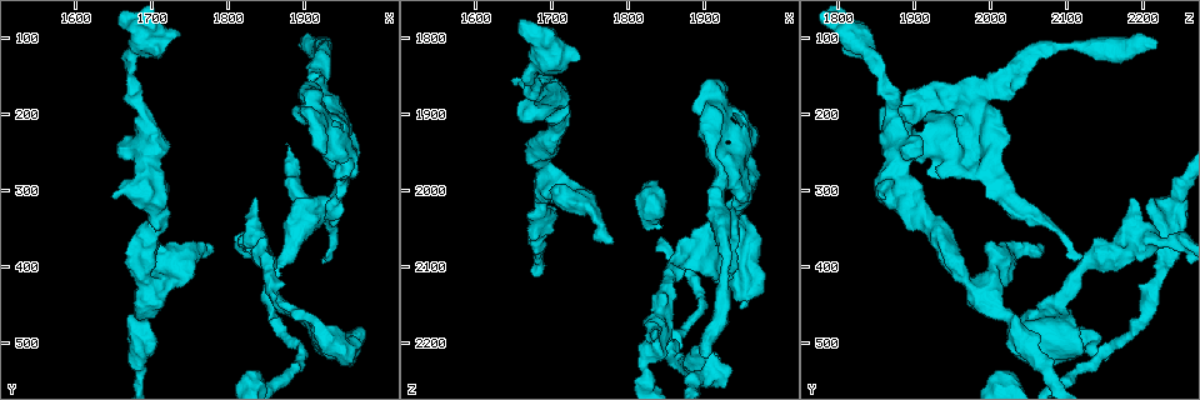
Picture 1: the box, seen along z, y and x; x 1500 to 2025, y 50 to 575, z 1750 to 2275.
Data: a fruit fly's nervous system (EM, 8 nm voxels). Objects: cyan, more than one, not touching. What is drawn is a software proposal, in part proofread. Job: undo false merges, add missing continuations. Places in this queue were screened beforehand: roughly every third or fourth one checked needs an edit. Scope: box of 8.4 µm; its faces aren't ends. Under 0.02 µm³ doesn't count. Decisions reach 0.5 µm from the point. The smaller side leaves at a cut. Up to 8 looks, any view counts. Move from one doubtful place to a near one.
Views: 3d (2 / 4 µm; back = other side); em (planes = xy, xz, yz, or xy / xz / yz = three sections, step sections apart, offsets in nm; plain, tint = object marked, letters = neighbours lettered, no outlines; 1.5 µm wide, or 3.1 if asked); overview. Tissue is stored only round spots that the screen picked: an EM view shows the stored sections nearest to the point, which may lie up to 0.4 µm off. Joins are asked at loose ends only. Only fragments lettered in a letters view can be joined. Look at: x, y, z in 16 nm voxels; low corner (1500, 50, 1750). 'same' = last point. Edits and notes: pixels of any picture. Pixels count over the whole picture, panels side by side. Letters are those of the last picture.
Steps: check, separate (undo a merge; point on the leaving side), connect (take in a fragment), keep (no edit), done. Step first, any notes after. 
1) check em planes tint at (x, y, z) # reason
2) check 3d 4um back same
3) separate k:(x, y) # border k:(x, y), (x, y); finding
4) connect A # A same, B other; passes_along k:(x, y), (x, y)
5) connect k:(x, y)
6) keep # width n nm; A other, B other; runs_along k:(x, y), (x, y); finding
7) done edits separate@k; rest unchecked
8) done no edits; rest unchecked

check 3d 4um at (1965, 270, 1915)

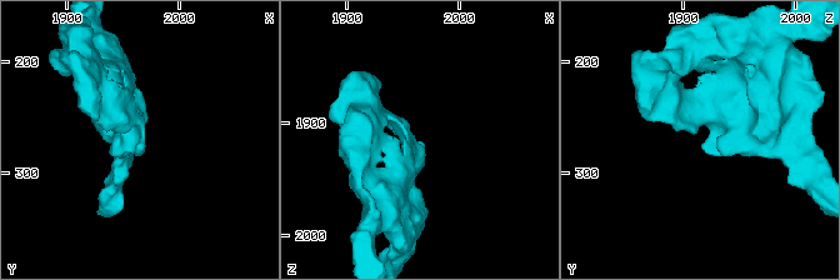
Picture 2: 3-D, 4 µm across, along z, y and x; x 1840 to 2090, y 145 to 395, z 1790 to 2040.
check em xy step 4 tint at (1964, 276, 1916)

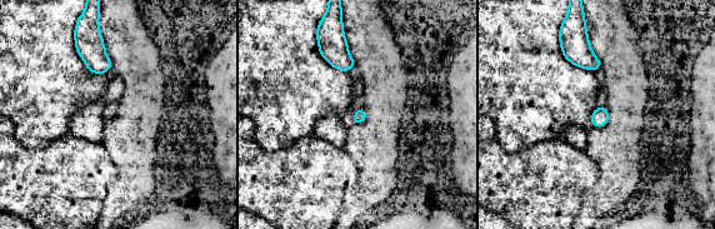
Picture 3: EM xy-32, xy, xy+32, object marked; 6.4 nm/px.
check em planes letters same

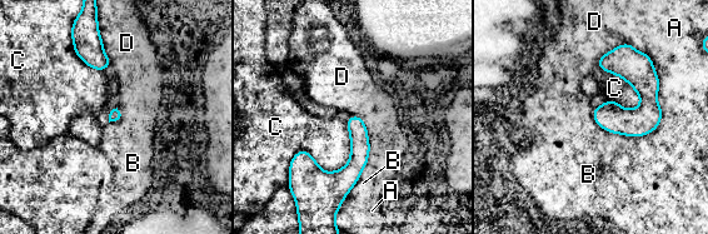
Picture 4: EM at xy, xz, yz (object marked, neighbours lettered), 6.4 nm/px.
keep # longest_contact C 500 nm; A other, B other, C other, D other; border 4:(643, 53), (619, 44), (597, 66); no lettered fragment goes on from it

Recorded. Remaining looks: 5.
check 3d 4um back at (1905, 110, 2220) # thick end

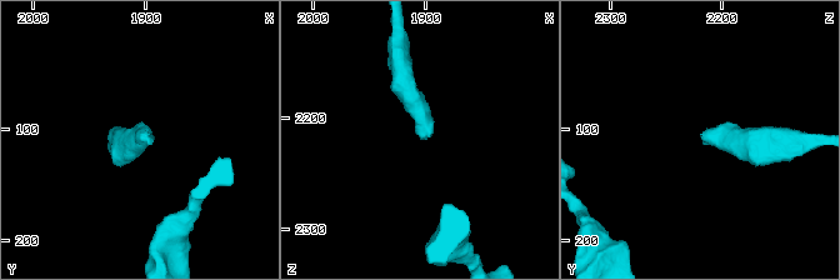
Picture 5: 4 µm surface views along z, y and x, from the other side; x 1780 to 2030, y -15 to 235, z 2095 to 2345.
check em planes letters at (1902, 108, 2218)

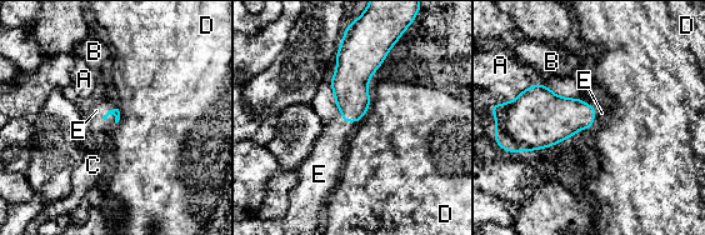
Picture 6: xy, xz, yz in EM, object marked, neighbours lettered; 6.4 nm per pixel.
connect E # A other, B other, C other, D other, E same; passes_along 6:(115, 113), (110, 114), (96, 110); it goes on there

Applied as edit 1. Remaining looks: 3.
check overview

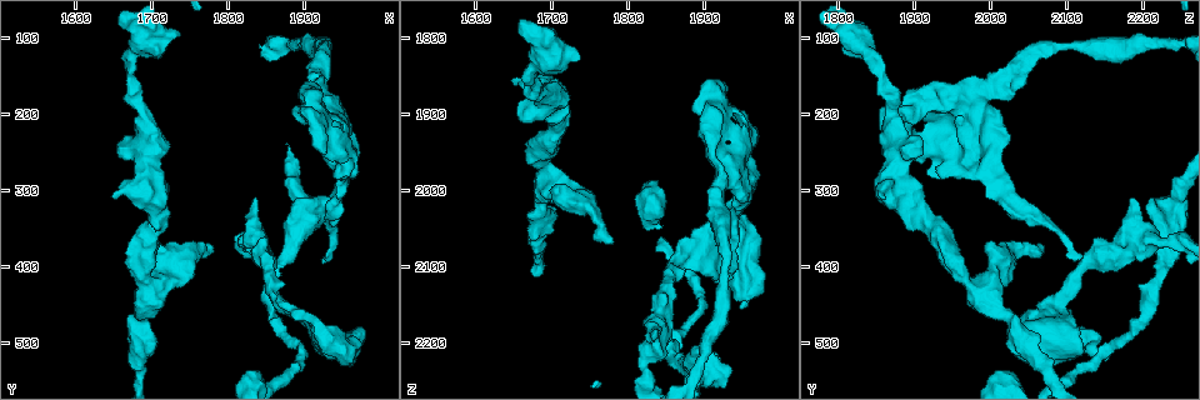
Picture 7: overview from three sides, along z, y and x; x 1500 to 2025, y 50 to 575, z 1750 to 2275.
check em planes plain at (1835, 310, 2185) # branch stops here

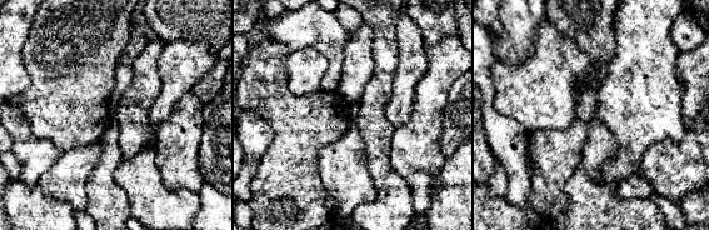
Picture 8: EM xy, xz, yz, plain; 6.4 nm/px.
check em planes letters same # see the neighbours

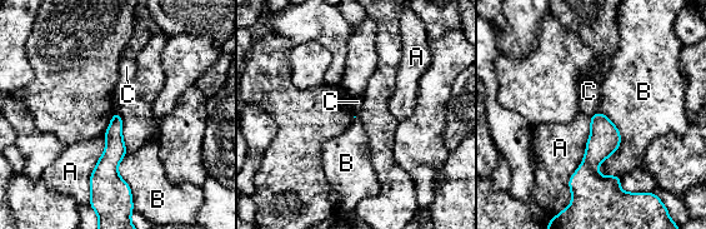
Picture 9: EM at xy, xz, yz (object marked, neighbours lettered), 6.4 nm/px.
keep # A other, B other, C other; border 9:(599, 110), (590, 117); no lettered fragment goes on from it

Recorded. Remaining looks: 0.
done edits connect@6; rest unchecked

